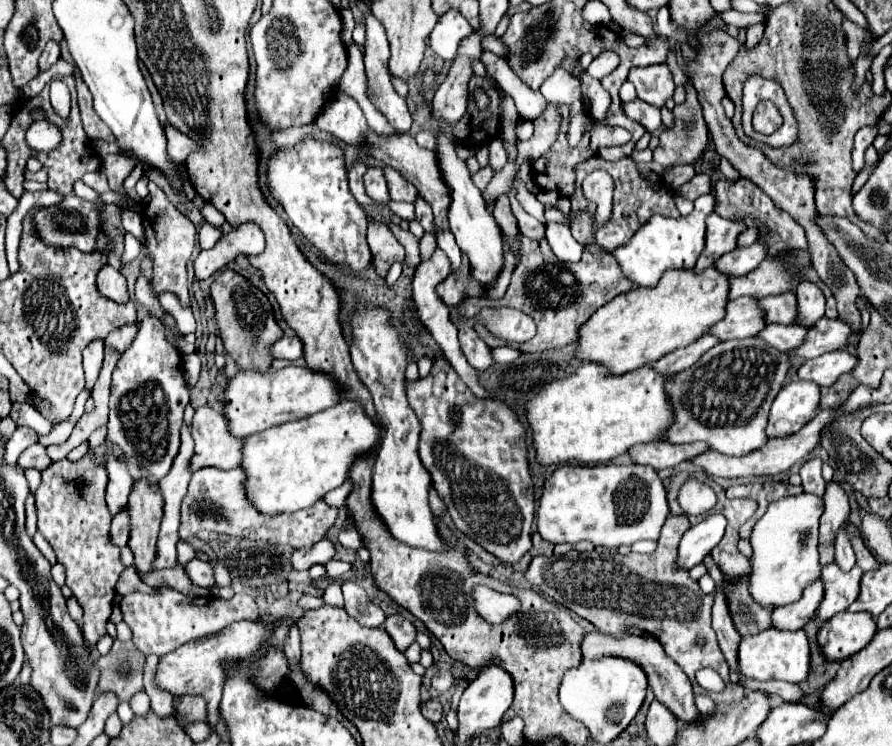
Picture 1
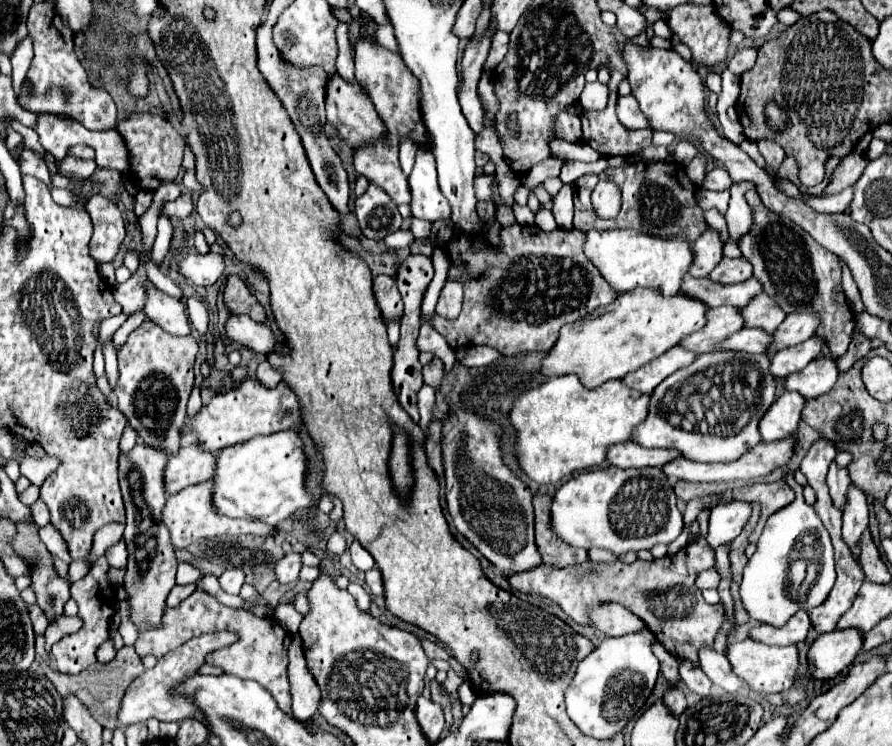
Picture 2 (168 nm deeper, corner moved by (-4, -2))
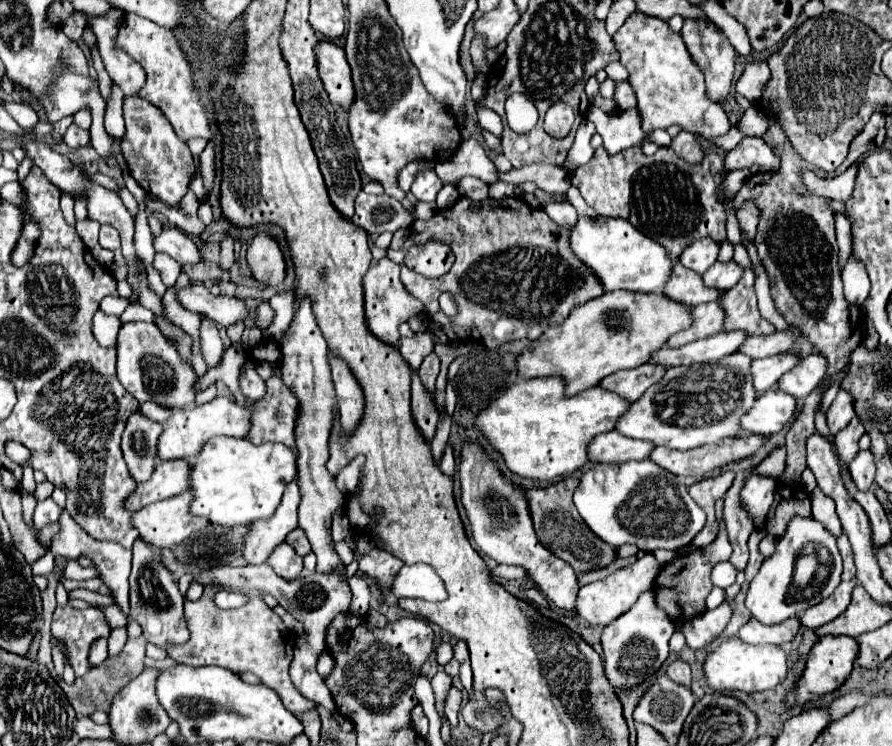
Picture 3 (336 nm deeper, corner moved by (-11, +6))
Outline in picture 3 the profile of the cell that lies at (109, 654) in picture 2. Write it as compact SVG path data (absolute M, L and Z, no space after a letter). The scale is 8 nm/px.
M96 639L96 643L92 643L92 649L90 649L90 667L100 665L106 657L108 657L106 639Z

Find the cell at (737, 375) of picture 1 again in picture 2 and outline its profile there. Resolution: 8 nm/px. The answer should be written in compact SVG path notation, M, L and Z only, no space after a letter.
M713 351L699 355L693 365L669 375L651 393L647 419L633 431L633 441L643 447L677 449L683 457L693 461L737 461L749 449L761 443L759 421L775 401L775 377L769 373L769 355L765 353L737 353Z

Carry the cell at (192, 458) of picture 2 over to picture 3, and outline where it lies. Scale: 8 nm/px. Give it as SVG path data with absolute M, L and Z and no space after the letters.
M182 459L160 461L154 467L152 477L134 489L124 507L130 511L140 511L150 503L170 499L174 495L184 493L186 489L188 489L188 463Z

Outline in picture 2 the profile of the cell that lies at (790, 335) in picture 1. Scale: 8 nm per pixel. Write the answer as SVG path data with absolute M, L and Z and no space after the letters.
M741 329L729 339L725 339L715 351L721 349L735 349L735 351L745 351L745 353L765 353L769 349L769 341L773 341L773 335L761 333L761 329Z

